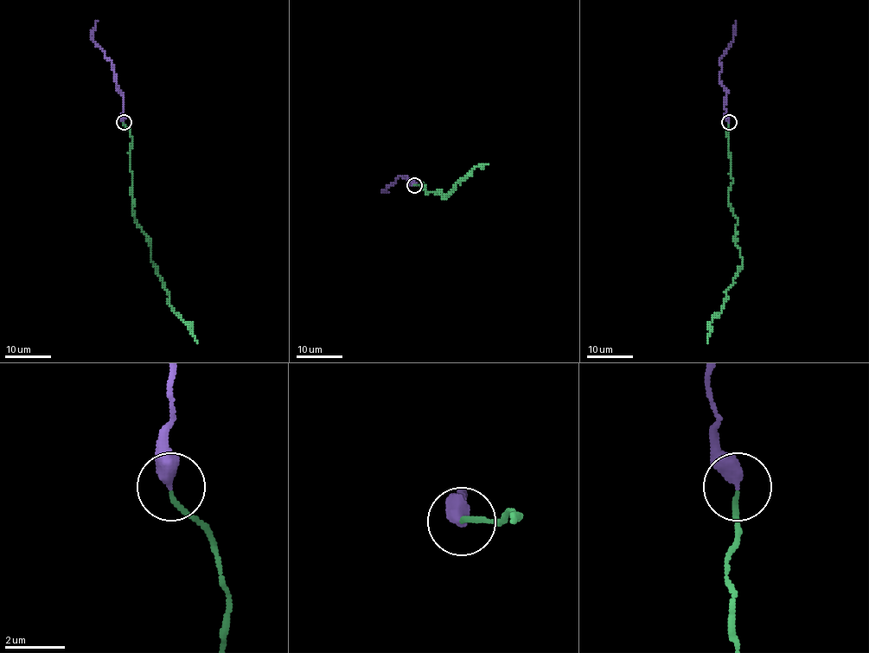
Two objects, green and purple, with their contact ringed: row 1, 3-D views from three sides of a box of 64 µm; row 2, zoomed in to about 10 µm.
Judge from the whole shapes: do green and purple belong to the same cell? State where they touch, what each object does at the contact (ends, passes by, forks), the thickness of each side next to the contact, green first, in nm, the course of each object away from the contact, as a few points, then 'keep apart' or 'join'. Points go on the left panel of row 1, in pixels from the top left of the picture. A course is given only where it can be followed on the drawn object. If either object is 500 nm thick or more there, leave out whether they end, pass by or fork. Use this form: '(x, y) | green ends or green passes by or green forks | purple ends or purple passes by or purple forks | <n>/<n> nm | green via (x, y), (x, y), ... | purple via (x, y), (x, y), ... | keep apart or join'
(124, 122) | green ends | purple ends | 140/460 nm | green via (124, 122), (131, 138), (130, 192), (135, 223), (148, 238), (151, 262), (166, 291), (169, 305), (196, 342) | purple via (124, 122), (124, 98), (115, 84), (113, 64), (92, 40), (92, 29), (97, 20) | join

